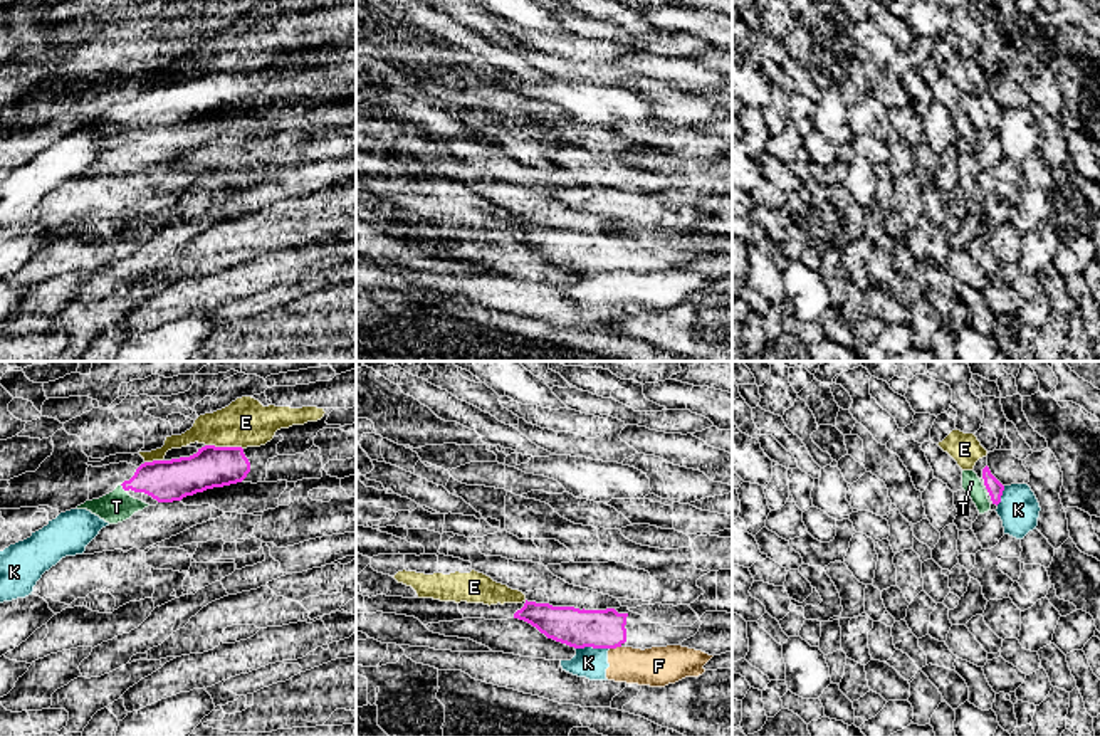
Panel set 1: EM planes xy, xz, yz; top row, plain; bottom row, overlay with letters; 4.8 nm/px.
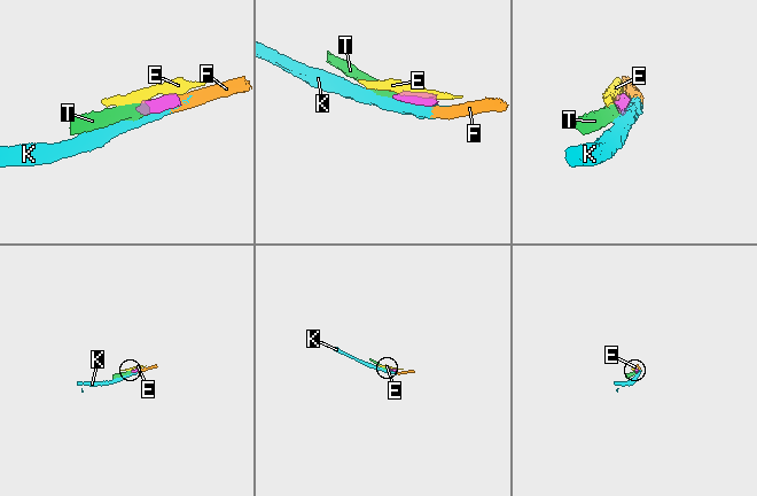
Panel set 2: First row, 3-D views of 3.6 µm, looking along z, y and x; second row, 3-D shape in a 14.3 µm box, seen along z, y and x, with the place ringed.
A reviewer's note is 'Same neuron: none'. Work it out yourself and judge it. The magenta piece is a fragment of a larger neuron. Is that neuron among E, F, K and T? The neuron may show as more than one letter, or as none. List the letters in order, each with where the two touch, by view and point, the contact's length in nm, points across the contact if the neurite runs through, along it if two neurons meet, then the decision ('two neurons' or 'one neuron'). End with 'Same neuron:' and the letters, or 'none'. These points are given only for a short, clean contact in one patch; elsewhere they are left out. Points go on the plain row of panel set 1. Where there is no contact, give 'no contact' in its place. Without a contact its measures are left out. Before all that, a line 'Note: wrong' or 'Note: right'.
Note: wrong
E: meets magenta in xy at (224, 71); contact 190 nm long; two neurons
F: meets magenta in xz at (615, 271); contact 60 nm long; border along xz (620, 269), (610, 273); two neurons
K: meets magenta in xz at (591, 269); contact 170 nm long; two neurons
T: meets magenta in xy at (123, 111); contact 50 nm long; runs through xy (167, 105), (141, 105), (123, 111), (116, 130); one neuron
Same neuron: T

